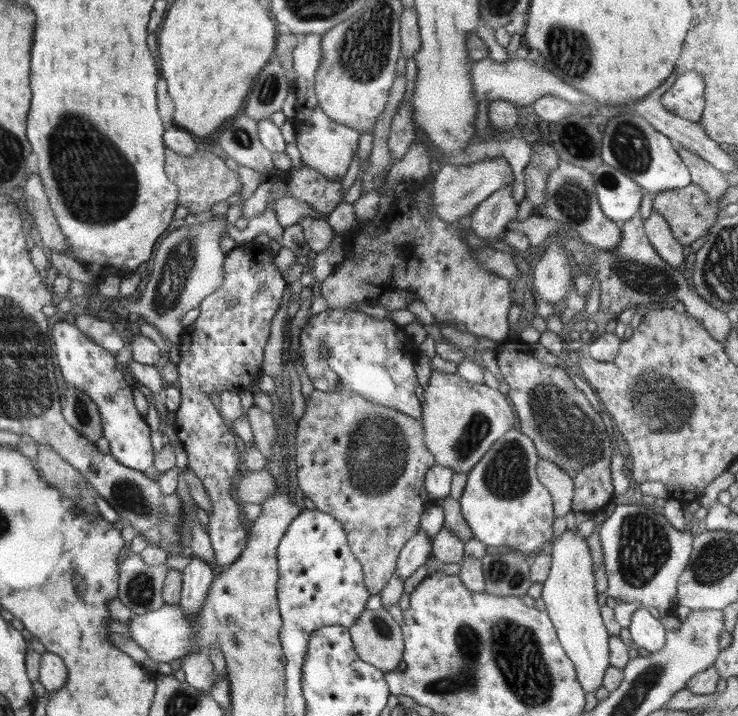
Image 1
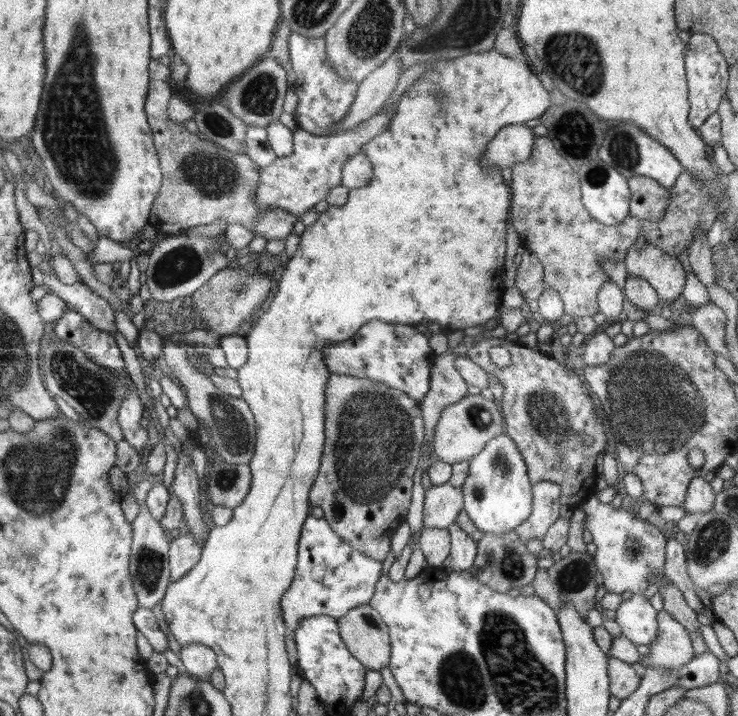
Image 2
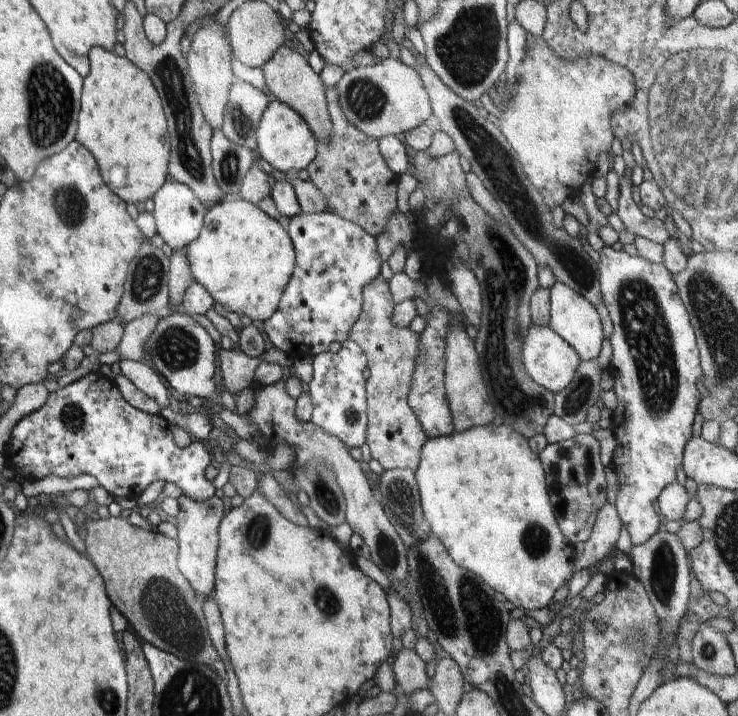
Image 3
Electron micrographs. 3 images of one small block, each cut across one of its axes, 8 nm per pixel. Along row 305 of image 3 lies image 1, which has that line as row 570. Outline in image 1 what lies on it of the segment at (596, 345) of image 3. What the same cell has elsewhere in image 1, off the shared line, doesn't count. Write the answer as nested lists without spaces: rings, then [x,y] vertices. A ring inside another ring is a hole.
[[[567,528],[553,540],[550,552],[551,571],[543,582],[541,598],[553,622],[558,640],[574,666],[577,682],[584,693],[594,692],[603,687],[603,679],[609,664],[610,635],[605,628],[598,606],[596,584],[592,567],[594,560],[590,548],[579,530]]]

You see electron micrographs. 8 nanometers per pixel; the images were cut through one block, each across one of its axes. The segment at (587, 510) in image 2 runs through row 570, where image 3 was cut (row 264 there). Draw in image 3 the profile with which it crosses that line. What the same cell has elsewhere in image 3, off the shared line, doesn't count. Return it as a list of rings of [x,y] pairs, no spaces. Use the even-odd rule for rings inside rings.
[[[603,246],[599,254],[601,293],[613,322],[609,339],[613,348],[612,391],[617,398],[618,411],[611,420],[616,447],[610,466],[619,480],[615,507],[632,544],[641,545],[660,528],[660,518],[656,514],[654,502],[664,488],[677,482],[676,470],[682,464],[686,443],[692,437],[692,424],[696,420],[694,416],[702,397],[696,382],[703,382],[703,372],[697,338],[671,272],[663,263],[657,265],[612,247]]]

